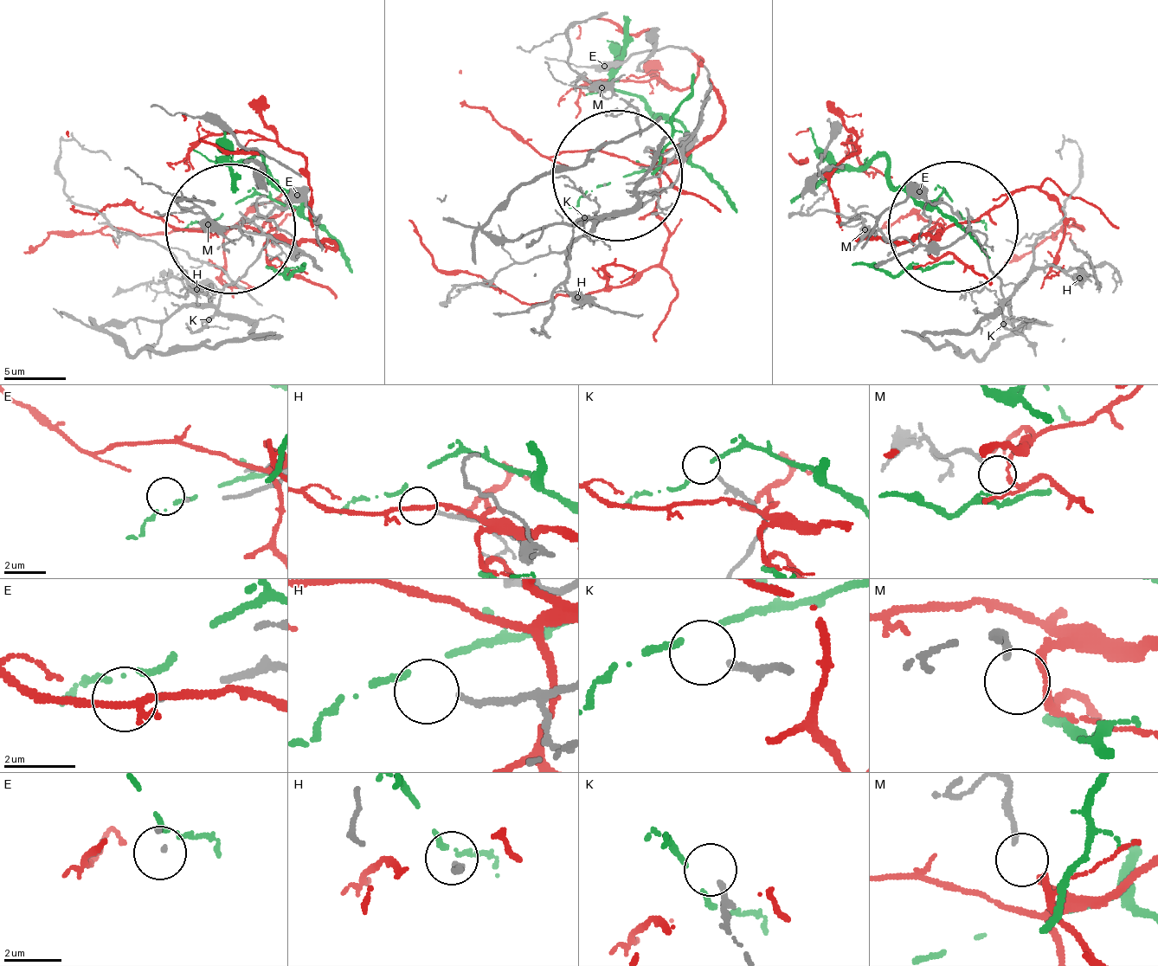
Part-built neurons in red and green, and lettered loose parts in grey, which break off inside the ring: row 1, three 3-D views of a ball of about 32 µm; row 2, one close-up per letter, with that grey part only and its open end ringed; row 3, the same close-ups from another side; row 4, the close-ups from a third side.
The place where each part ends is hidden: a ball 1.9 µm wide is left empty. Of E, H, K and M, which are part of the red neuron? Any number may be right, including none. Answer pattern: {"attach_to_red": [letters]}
{"attach_to_red": ["M"]}

